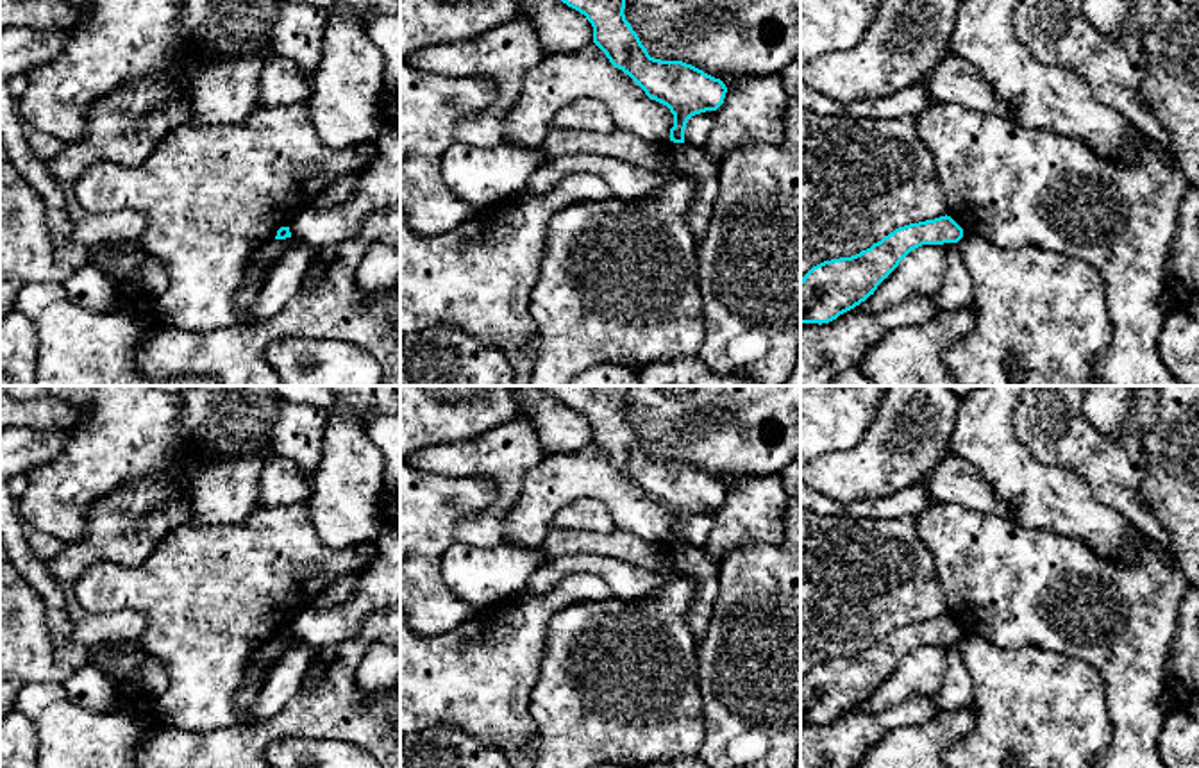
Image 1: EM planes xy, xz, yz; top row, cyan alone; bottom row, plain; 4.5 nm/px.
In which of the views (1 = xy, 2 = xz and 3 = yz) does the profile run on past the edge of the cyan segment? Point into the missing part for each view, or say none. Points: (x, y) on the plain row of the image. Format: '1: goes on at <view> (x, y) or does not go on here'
1: does not go on here
2: does not go on here
3: does not go on here

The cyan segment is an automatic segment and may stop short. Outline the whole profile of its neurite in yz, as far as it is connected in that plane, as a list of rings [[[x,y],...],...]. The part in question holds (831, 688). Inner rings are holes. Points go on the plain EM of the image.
[[[940,616],[895,629],[851,657],[824,661],[801,679],[801,723],[829,723],[865,702],[922,645],[958,643],[963,629]]]

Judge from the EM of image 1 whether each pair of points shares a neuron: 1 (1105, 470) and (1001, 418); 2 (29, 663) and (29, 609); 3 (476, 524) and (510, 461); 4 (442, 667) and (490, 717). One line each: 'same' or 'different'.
1: different
2: same
3: same
4: same

